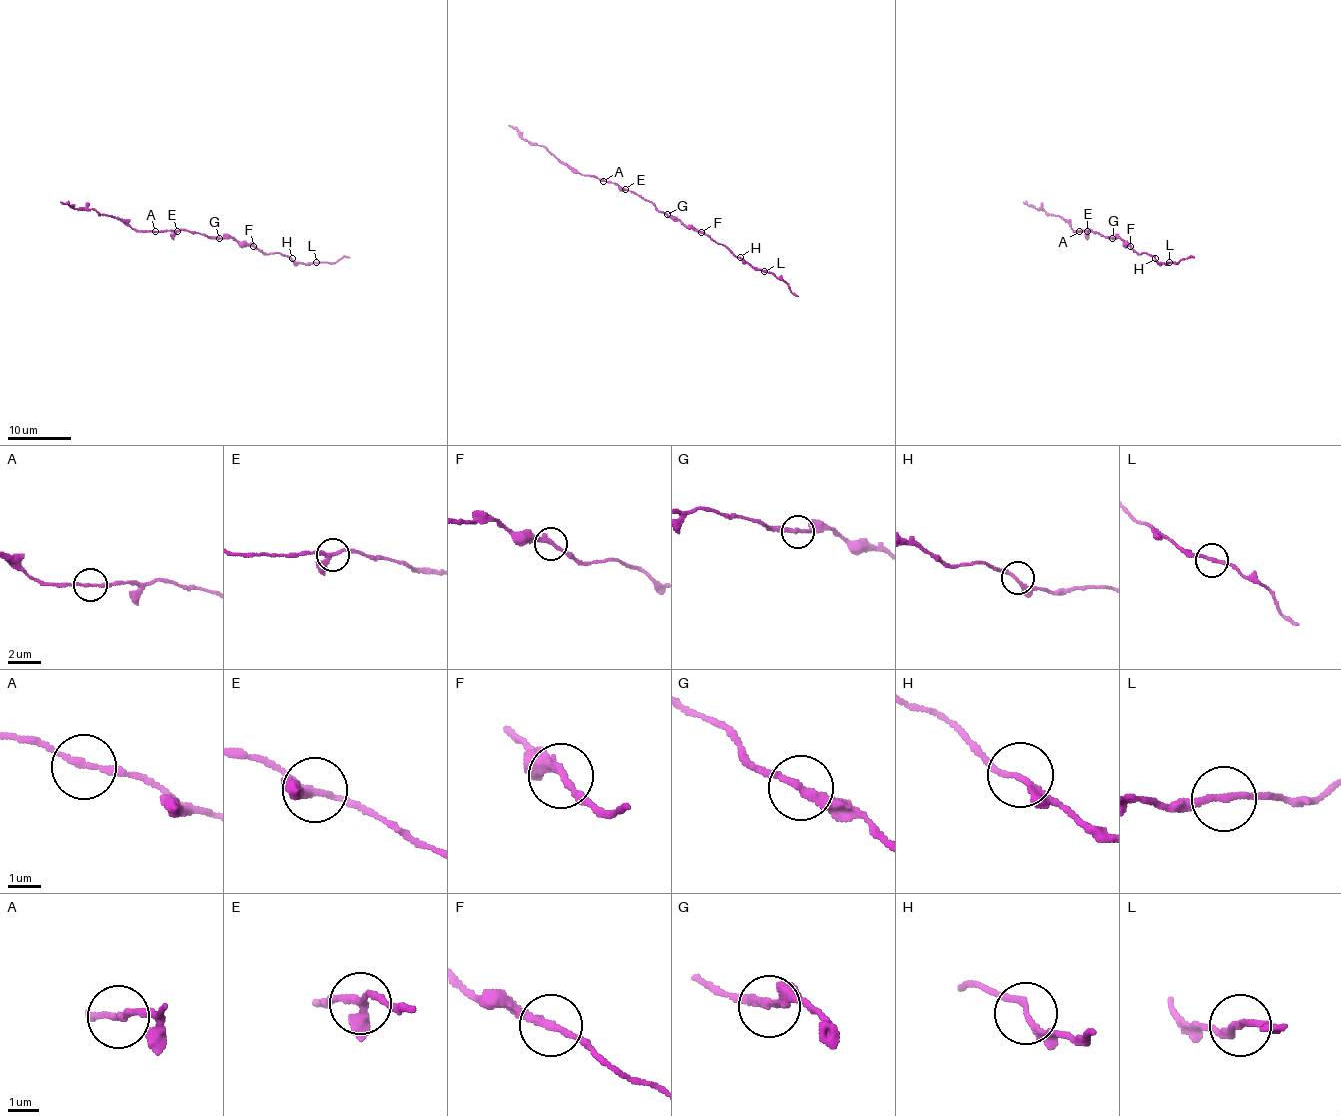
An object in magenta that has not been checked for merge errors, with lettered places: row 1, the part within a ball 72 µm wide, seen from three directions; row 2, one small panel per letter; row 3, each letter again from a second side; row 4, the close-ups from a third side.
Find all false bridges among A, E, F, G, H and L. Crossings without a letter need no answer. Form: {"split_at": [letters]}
{"split_at": []}

